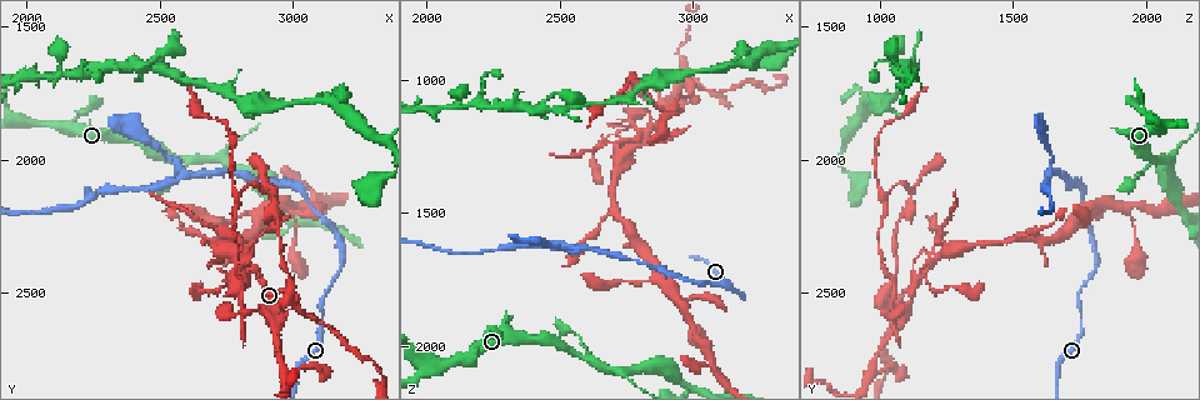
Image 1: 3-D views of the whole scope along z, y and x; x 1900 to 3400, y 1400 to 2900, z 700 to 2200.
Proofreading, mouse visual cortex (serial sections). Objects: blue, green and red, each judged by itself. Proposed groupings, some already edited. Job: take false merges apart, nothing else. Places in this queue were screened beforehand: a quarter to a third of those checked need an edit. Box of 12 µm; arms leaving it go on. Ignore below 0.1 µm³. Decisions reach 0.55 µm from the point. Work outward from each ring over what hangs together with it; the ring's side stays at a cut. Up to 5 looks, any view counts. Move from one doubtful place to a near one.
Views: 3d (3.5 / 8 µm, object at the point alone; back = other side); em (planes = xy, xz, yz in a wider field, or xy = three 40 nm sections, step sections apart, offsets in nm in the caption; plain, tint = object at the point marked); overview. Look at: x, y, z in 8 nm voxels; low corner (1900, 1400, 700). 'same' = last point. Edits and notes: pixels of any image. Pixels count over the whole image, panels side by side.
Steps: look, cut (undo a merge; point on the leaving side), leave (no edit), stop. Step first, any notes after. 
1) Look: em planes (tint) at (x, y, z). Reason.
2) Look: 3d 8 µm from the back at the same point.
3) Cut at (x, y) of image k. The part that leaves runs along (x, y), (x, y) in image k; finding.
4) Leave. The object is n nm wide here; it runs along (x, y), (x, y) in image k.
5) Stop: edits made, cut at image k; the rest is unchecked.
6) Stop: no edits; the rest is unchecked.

Look: 3d 3.5 µm at (2730, 1990, 2090). Branch point.

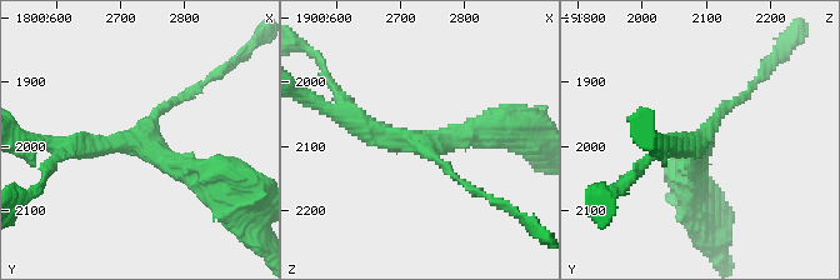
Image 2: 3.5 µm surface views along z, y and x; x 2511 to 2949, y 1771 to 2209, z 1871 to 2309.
Look: em xy step 1 (tint) at (2725, 1990, 2095). 3 arms meet here; the arms are 150, 250, 300 nm wide; shape alone is not enough.

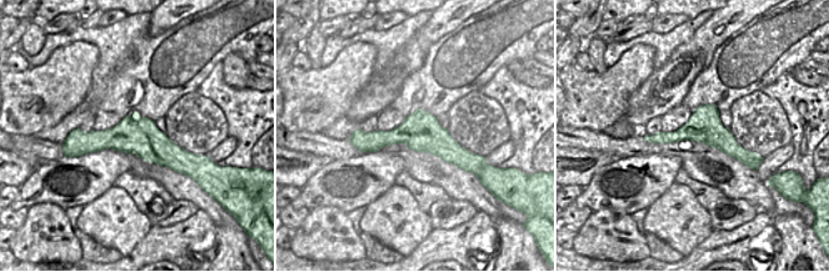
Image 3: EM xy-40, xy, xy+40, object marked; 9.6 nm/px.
Leave. Continuous, no second cell.

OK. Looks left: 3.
Look: 3d 3.5 µm at (2590, 2040, 1630). Side arm on a straight run.

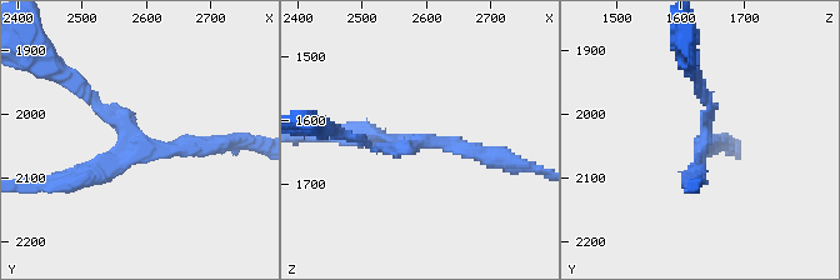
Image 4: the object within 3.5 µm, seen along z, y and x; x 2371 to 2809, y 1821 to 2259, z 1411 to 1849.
Look: em xy step 5 (tint) at (2595, 2050, 1630). 3 arms meet here; the arms are 100, 200, 200 nm wide; now the EM.

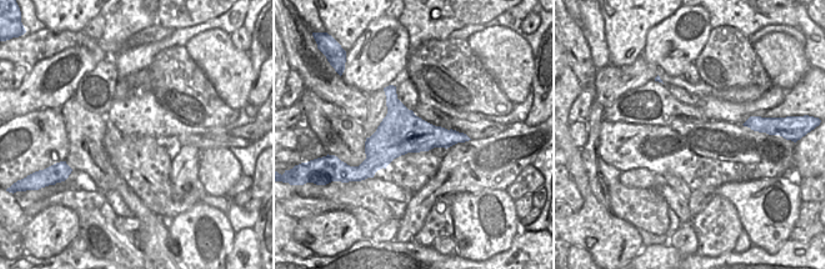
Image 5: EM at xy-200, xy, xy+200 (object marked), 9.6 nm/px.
Leave. It runs along (223, 143), (141, 146), (80, 89) in image 4; one cell here.

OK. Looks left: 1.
Stop: no edits; the rest is unchecked.

